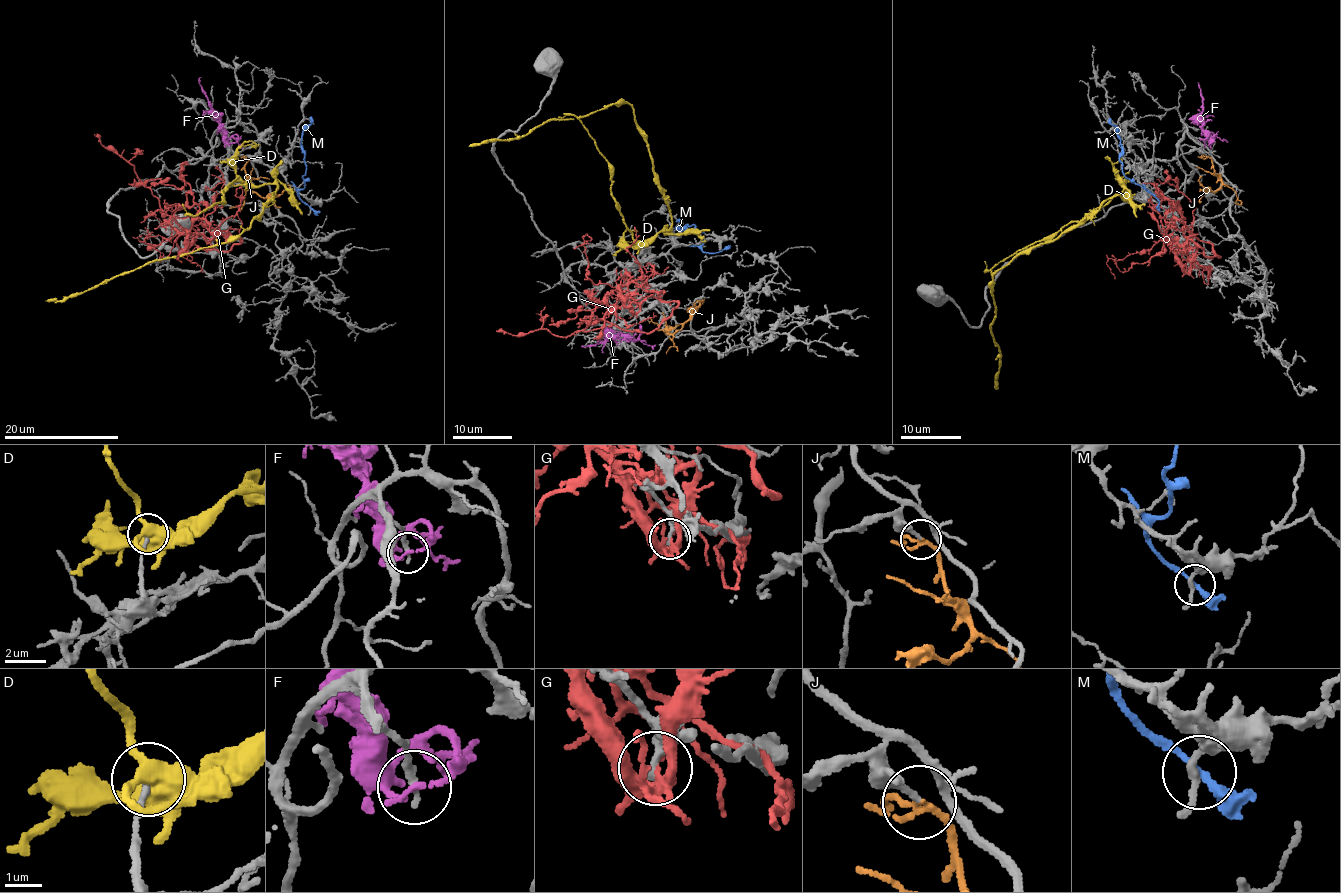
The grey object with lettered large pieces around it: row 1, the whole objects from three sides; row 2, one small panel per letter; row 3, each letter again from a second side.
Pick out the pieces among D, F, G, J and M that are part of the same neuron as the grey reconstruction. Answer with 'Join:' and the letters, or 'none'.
Join: J

